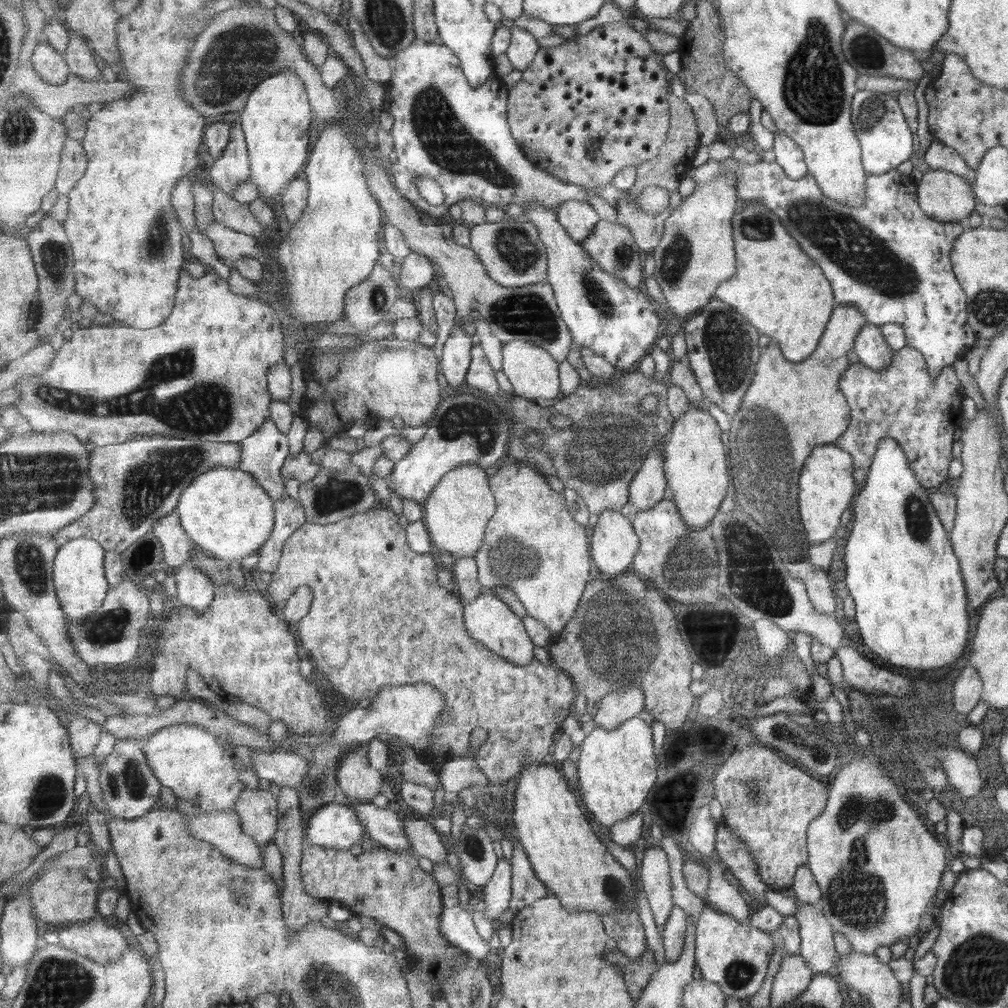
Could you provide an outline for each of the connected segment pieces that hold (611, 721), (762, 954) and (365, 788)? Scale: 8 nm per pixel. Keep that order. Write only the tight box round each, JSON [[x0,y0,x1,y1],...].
[[594,688,646,729],[697,908,778,1002],[340,744,384,800]]

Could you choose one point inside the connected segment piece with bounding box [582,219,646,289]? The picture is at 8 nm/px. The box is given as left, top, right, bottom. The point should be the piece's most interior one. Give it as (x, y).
(613, 244)

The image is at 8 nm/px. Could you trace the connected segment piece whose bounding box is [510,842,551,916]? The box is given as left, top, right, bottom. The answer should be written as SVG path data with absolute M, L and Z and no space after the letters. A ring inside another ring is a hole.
M519 842L510 862L513 863L514 892L511 912L517 916L524 908L538 903L540 899L548 898L551 889L536 875L533 863Z

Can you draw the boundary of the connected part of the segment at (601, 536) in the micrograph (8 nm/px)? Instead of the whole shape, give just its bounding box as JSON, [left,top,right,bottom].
[592,510,641,574]

